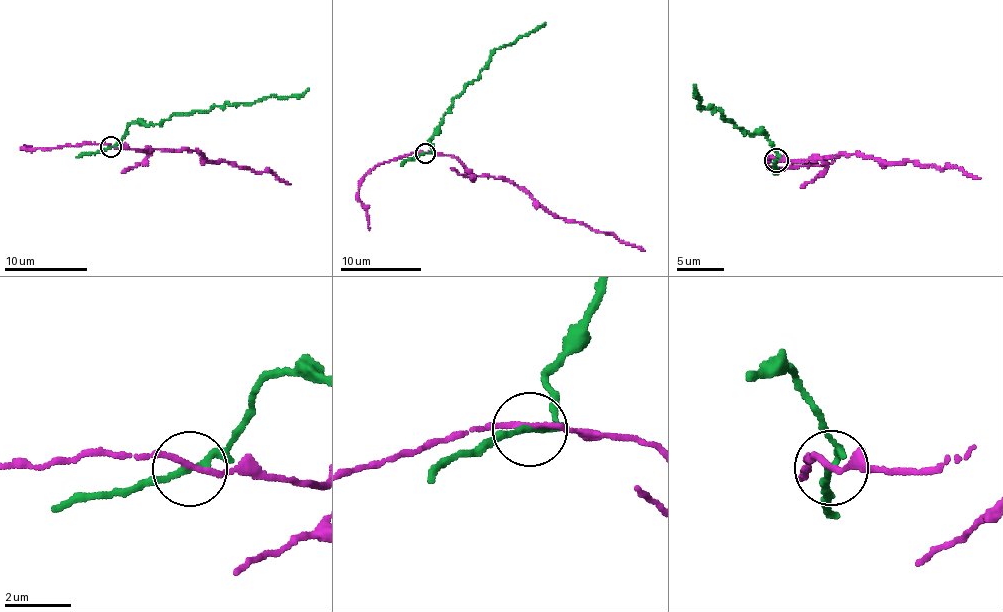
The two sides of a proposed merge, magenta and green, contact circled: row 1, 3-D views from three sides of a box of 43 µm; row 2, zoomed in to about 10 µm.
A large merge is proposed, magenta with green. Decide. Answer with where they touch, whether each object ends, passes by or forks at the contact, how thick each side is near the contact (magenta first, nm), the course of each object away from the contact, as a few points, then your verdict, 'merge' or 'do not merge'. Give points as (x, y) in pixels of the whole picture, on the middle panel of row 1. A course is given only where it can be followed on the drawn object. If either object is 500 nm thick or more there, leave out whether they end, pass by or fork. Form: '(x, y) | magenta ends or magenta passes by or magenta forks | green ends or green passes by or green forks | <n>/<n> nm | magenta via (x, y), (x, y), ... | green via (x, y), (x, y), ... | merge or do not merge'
(425, 153) | magenta passes by | green passes by | 150/170 nm | magenta via (425, 153), (453, 155), (475, 176), (512, 181), (560, 218), (598, 232), (613, 232), (619, 239), (645, 251) | green via (425, 153), (432, 149), (431, 138), (453, 99), (480, 76), (496, 48), (516, 41), (544, 22) | do not merge

